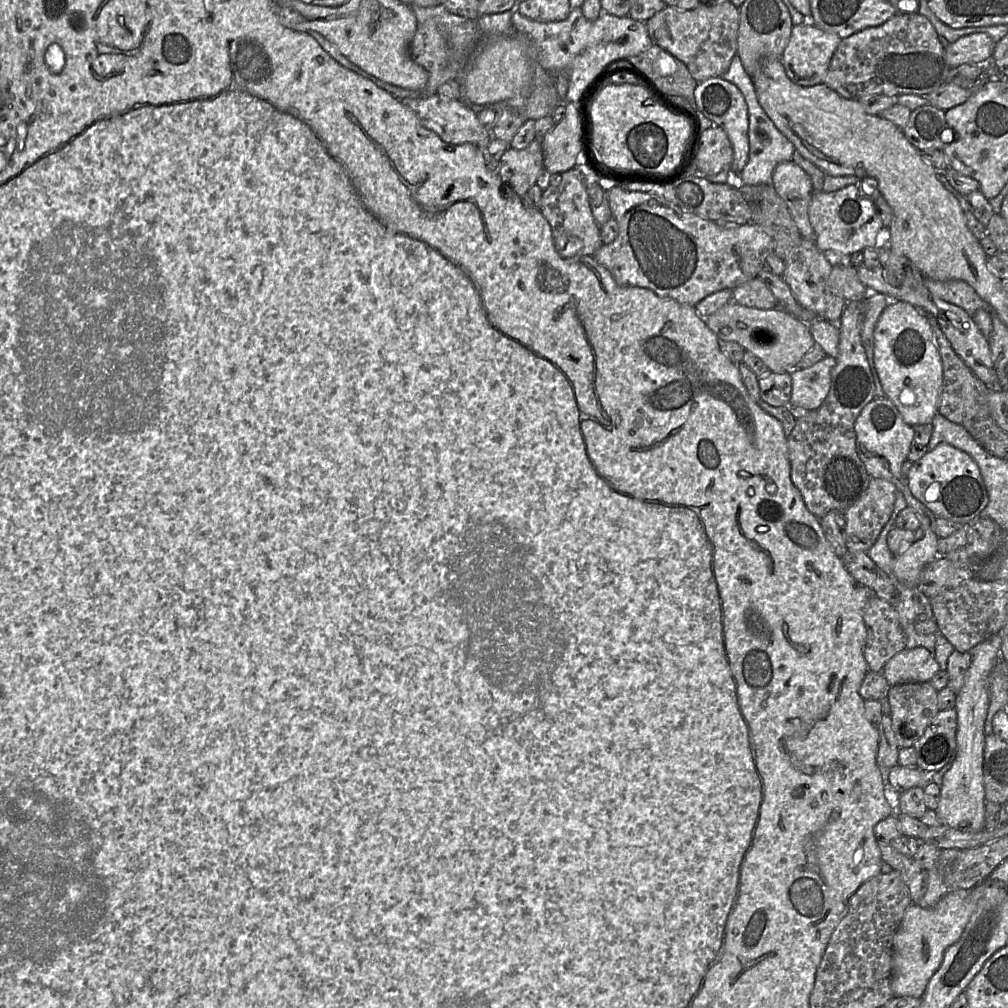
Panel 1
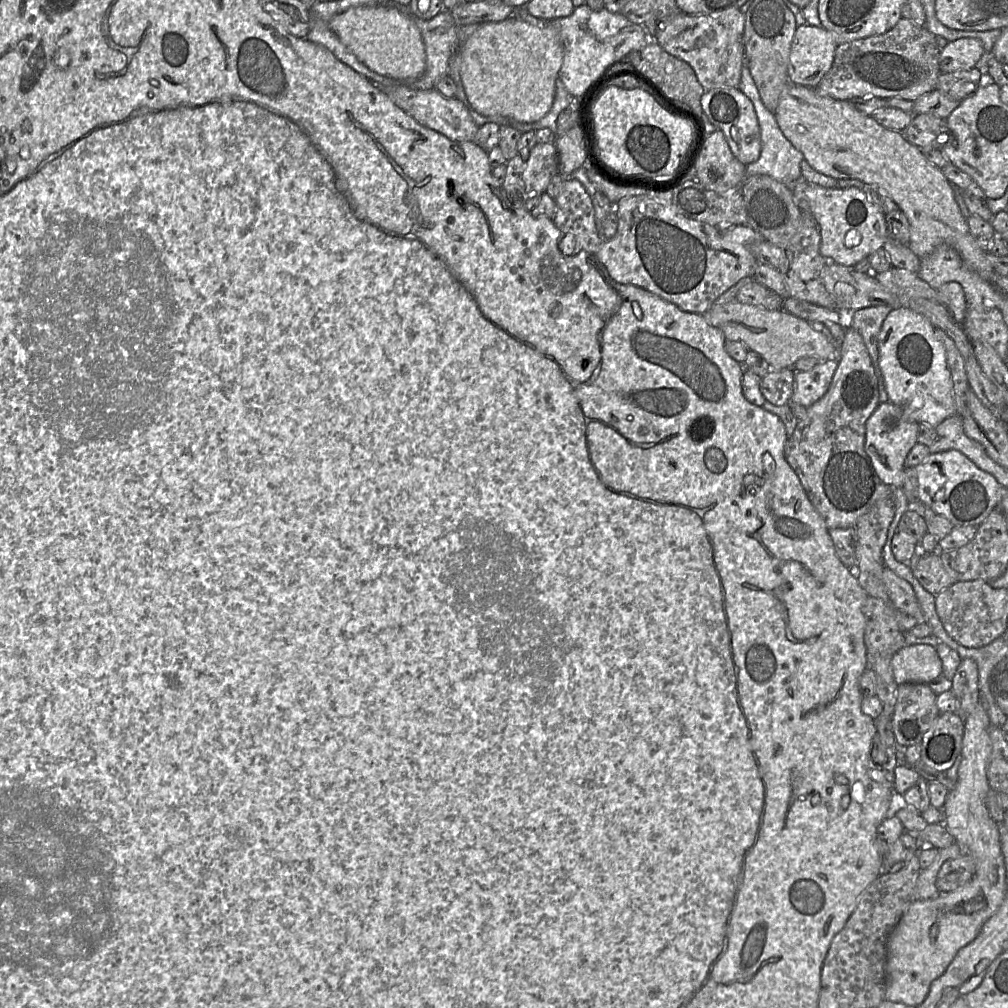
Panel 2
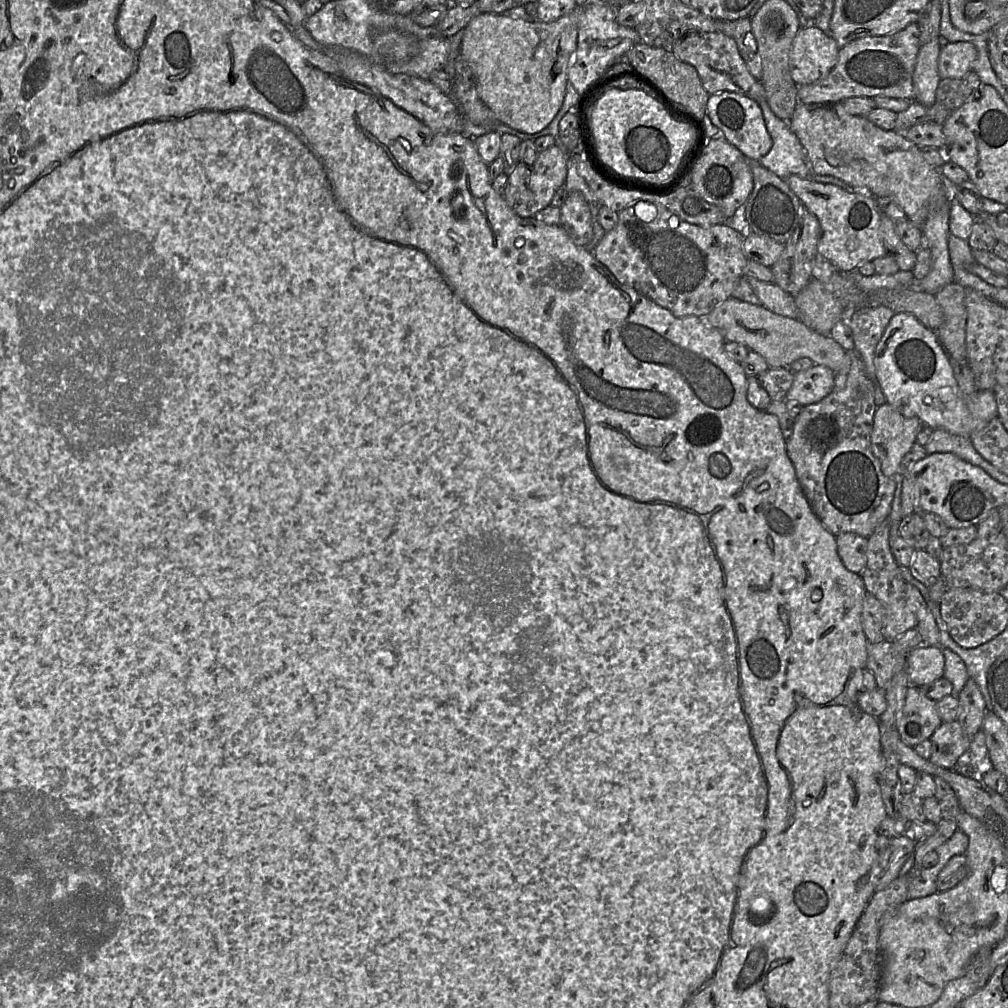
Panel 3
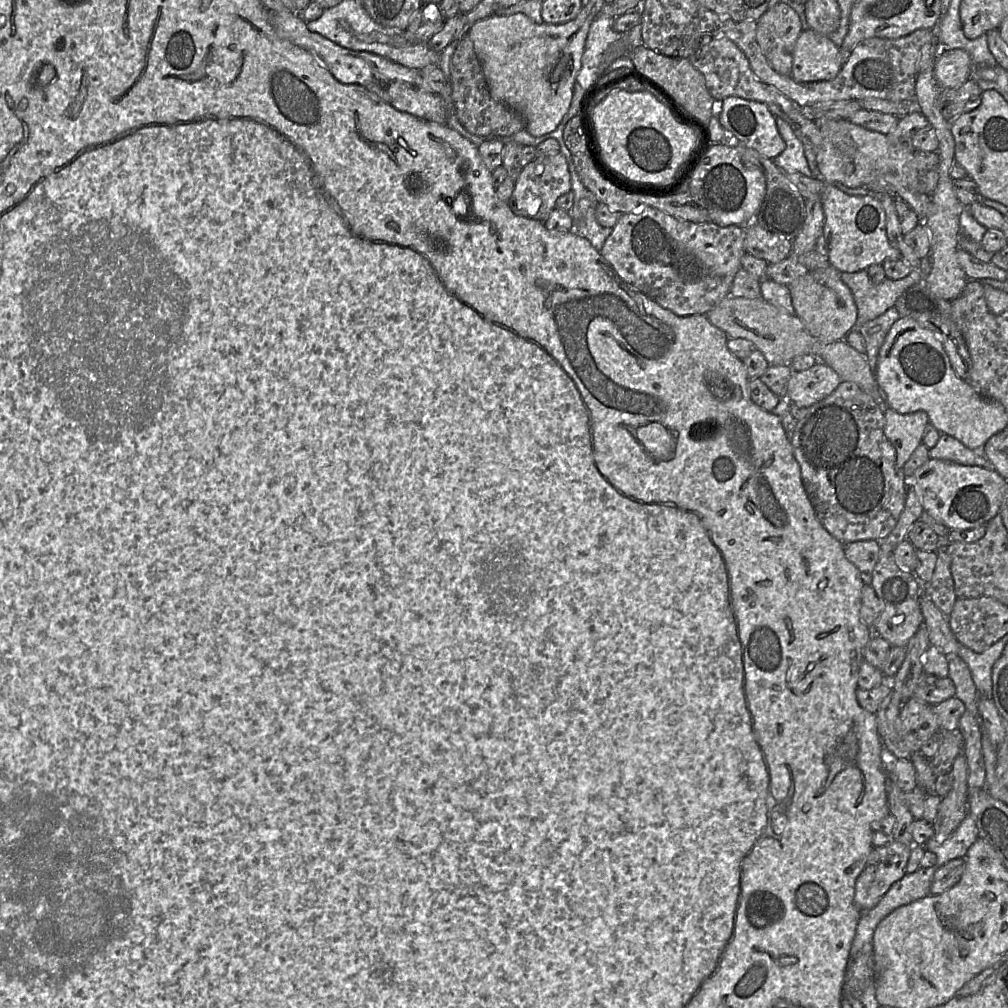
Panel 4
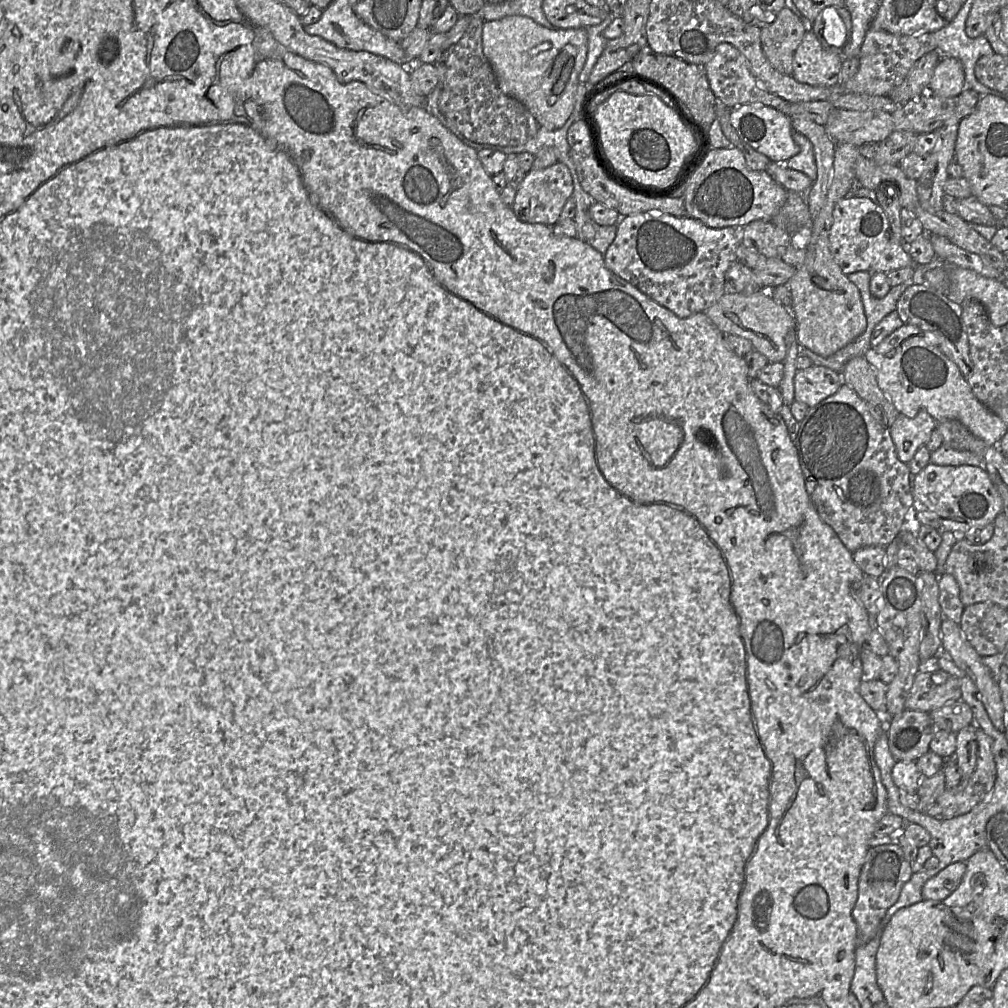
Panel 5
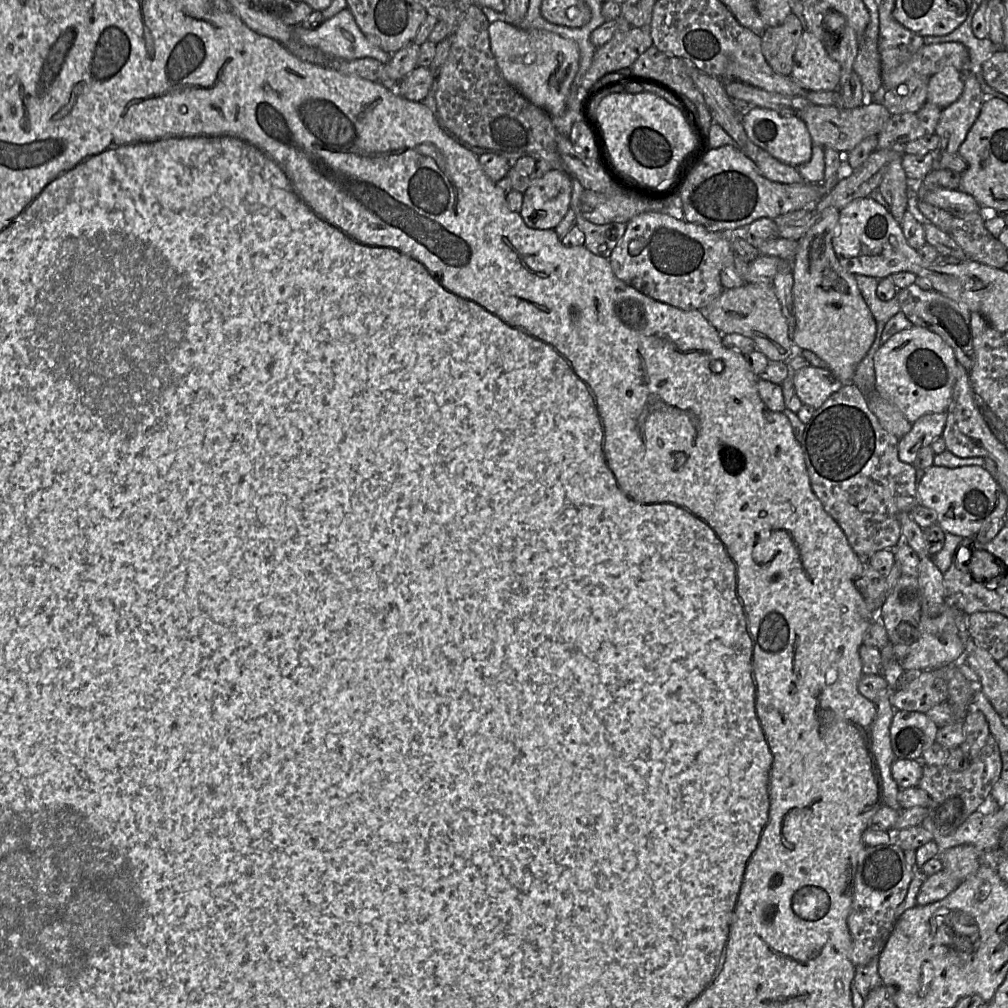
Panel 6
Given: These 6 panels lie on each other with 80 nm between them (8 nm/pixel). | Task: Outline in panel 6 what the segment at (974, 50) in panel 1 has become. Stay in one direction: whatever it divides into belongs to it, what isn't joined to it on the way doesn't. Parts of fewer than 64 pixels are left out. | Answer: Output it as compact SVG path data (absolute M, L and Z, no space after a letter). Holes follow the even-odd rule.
M952 66L935 73L928 82L926 101L941 109L949 107L963 92L964 76Z

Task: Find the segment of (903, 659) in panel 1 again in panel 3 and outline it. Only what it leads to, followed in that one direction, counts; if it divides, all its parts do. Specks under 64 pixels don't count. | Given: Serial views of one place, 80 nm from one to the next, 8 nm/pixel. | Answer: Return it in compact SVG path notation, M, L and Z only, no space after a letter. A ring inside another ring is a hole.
M922 644L906 655L905 671L910 685L921 687L943 677L945 658L942 648L946 647Z

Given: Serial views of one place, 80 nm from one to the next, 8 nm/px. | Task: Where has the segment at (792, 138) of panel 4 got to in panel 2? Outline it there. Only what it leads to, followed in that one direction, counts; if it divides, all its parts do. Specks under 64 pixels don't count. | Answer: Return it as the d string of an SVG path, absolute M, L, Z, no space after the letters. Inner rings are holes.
M744 64L742 68L741 80L738 89L742 91L753 103L757 114L761 135L760 157L756 162L746 166L747 177L764 174L786 185L794 184L796 181L802 178L800 165L804 160L804 156L802 152L796 149L784 136L781 129L779 128L774 114L770 112L763 103L759 90L746 64Z

